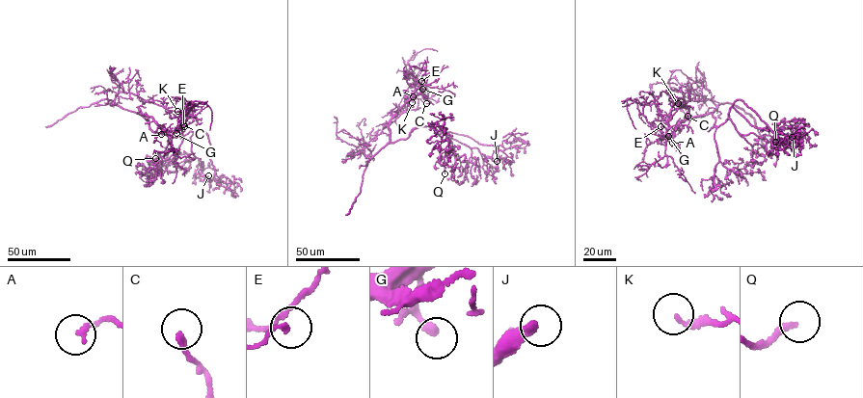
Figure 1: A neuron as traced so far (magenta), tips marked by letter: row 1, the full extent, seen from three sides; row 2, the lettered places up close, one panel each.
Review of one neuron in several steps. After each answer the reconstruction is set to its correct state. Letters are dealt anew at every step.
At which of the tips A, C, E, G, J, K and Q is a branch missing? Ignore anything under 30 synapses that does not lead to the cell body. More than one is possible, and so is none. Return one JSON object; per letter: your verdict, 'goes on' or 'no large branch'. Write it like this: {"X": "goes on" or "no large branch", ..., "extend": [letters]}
{"A": "no large branch", "C": "no large branch", "E": "no large branch", "G": "goes on", "J": "no large branch", "K": "no large branch", "Q": "goes on", "extend": ["G", "Q"]}

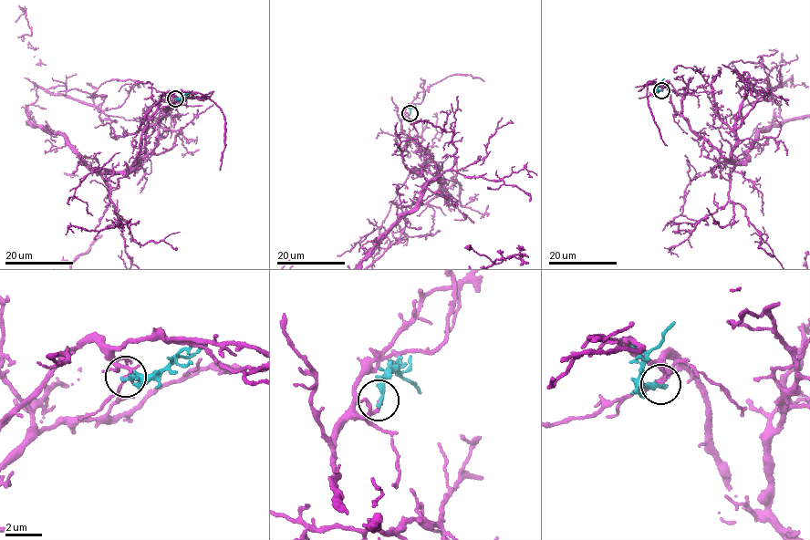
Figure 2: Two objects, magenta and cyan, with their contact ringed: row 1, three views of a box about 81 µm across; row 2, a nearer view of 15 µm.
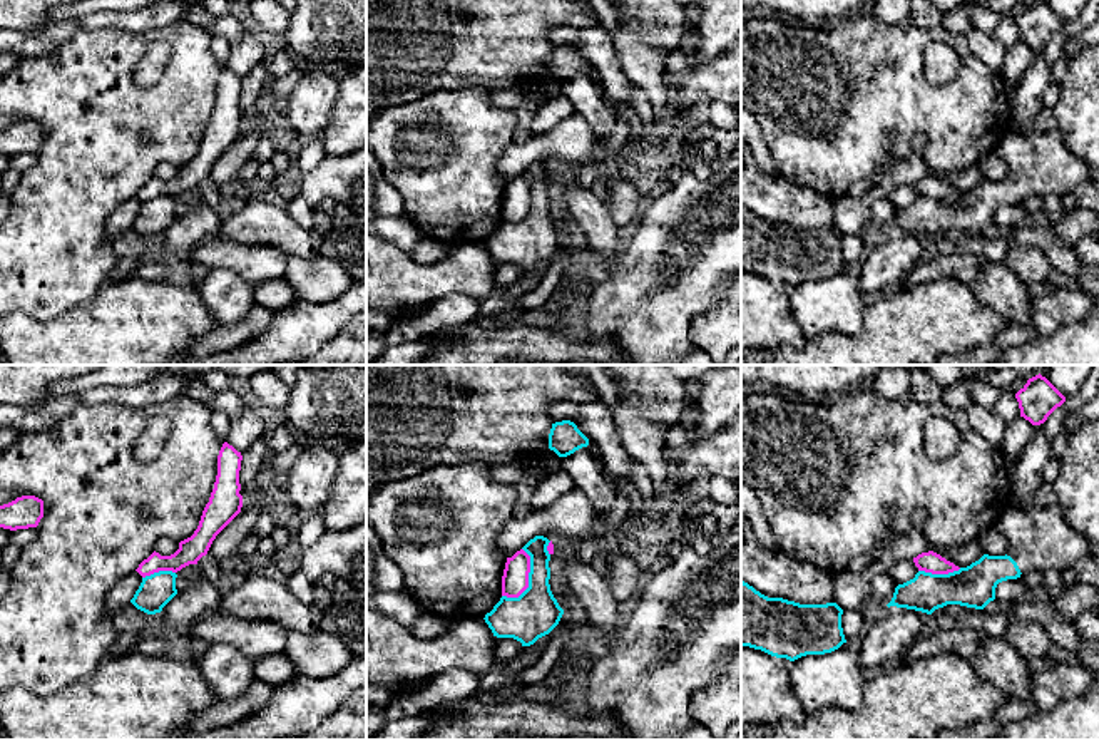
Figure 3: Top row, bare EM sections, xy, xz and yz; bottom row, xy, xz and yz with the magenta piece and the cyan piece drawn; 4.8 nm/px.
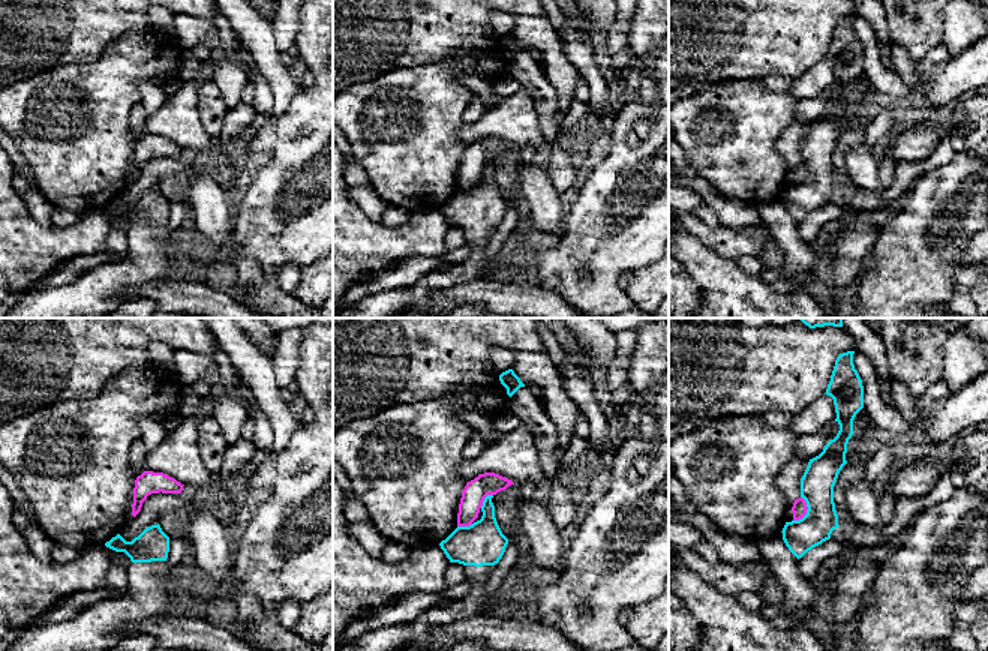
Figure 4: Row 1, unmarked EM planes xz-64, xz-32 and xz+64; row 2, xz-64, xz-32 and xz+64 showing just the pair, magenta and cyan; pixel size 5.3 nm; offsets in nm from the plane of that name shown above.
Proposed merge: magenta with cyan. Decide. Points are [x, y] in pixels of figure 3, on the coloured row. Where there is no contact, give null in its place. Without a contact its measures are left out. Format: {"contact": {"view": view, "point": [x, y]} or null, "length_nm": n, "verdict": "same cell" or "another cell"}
{"contact": {"view": "xz", "point": [527, 580]}, "length_nm": 260, "verdict": "another cell"}

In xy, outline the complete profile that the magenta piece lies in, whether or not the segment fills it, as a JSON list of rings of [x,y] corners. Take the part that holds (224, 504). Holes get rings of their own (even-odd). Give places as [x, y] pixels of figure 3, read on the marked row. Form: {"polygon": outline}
{"polygon": [[[227,442],[217,455],[217,475],[209,502],[206,504],[194,534],[179,542],[171,556],[152,552],[135,569],[142,578],[159,571],[177,573],[207,554],[216,536],[241,512],[243,496],[239,494],[239,470],[243,455]]]}

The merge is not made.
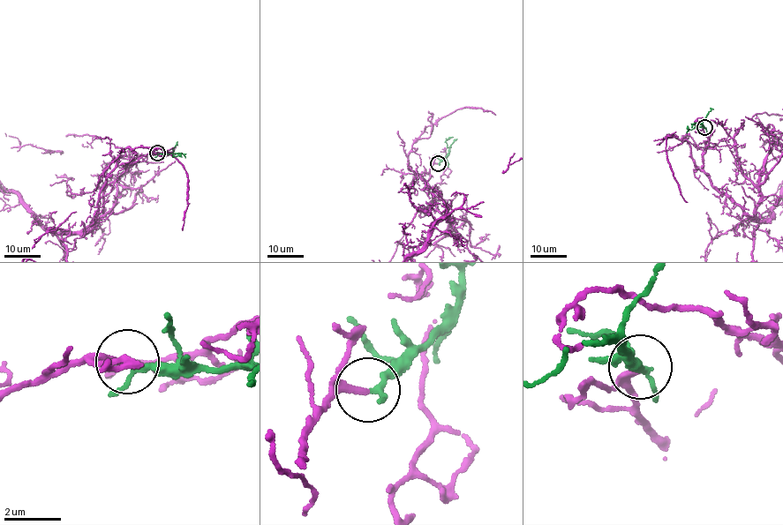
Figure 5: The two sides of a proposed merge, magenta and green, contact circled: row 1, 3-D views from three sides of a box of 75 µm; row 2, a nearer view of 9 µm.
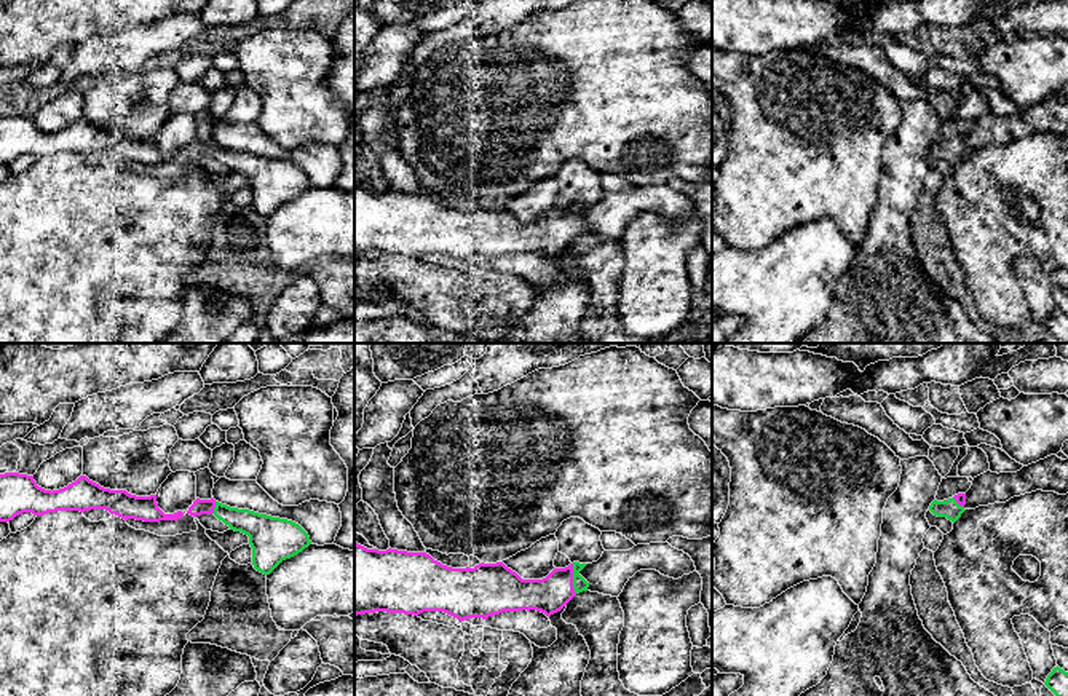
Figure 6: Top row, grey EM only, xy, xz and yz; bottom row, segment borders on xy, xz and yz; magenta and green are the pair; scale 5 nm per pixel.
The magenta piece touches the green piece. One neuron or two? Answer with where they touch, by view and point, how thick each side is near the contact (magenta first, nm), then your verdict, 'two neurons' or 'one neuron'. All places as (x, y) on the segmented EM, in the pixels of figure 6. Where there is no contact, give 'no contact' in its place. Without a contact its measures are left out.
xz (572, 578) | 180/70 nm | one neuron

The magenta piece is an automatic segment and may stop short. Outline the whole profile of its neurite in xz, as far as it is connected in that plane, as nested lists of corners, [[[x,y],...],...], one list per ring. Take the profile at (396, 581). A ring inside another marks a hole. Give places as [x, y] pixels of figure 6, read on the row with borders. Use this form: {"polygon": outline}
{"polygon": [[[354,543],[354,616],[386,611],[418,616],[423,611],[444,611],[458,621],[500,615],[503,611],[536,610],[551,616],[560,611],[589,583],[579,575],[587,564],[573,562],[554,568],[543,579],[522,579],[503,562],[479,564],[474,568],[452,568],[426,552],[367,549]]]}

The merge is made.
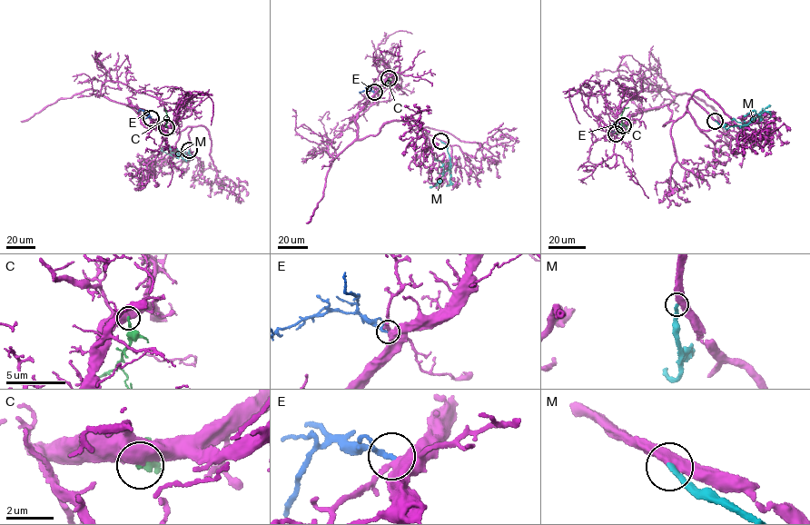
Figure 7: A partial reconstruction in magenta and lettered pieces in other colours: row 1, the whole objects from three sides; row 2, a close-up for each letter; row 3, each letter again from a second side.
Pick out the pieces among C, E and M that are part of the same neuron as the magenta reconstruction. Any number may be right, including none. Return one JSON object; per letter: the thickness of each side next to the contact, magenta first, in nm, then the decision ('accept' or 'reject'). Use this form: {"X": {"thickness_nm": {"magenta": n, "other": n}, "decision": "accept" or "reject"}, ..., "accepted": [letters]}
{"C": {"thickness_nm": {"magenta": 550, "other": 220}, "decision": "reject"}, "E": {"thickness_nm": {"magenta": 500, "other": 180}, "decision": "accept"}, "M": {"thickness_nm": {"magenta": 500, "other": 220}, "decision": "reject"}, "accepted": ["E"]}

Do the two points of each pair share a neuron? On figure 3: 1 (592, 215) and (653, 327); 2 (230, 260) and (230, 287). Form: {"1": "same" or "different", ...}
{"1": "different", "2": "different"}

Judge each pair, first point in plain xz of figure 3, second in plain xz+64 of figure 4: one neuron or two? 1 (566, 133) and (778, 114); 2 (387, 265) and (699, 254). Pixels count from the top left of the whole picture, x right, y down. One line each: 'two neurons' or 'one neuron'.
1: two neurons
2: two neurons

